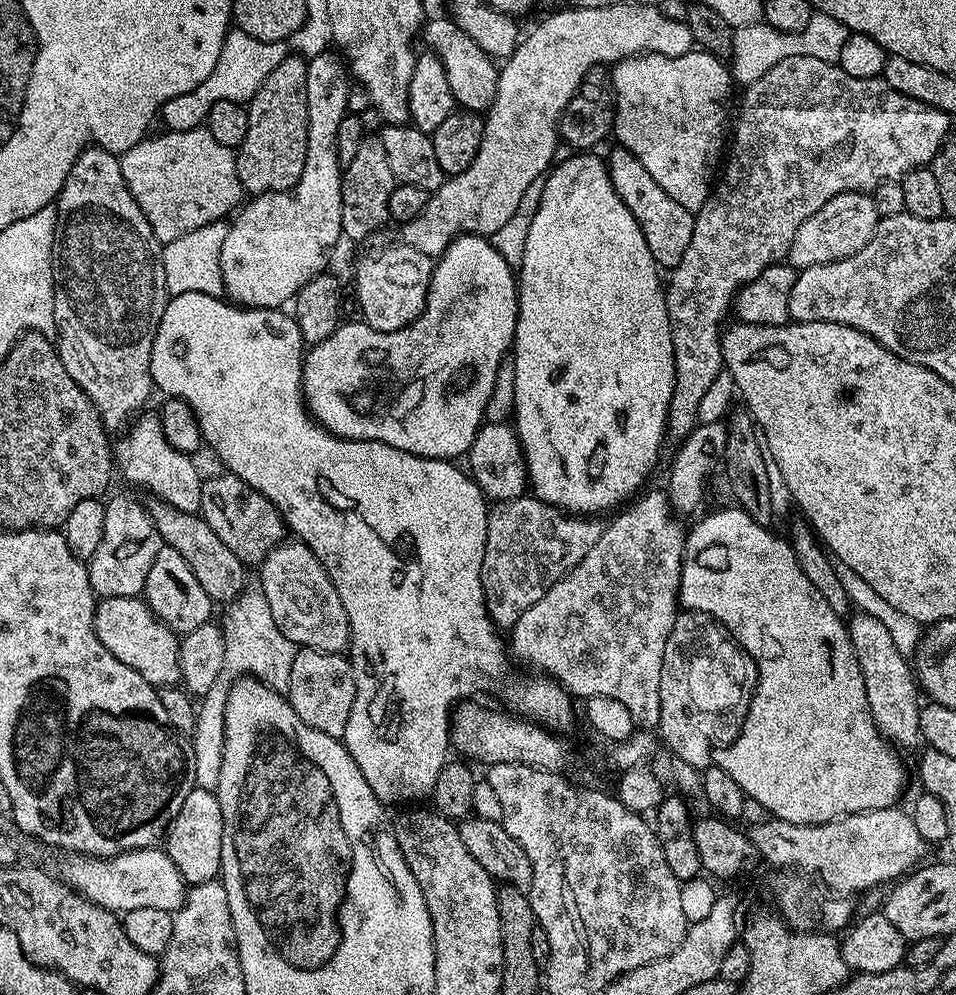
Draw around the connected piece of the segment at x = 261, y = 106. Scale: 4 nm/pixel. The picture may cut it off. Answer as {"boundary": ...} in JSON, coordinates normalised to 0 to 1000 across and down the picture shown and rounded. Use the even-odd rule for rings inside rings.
{"boundary":[[[302,54],[295,63],[287,66],[282,74],[270,86],[264,99],[258,102],[262,128],[257,130],[257,139],[253,147],[246,150],[247,170],[252,187],[256,194],[273,197],[279,193],[298,193],[312,183],[316,175],[316,167],[320,167],[320,147],[322,146],[322,116],[320,115],[320,70],[322,60],[313,54]]]}

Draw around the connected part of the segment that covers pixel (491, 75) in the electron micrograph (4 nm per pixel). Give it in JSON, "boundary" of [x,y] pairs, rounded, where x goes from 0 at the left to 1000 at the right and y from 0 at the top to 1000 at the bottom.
{"boundary":[[[462,14],[457,20],[451,20],[442,25],[441,40],[448,43],[447,51],[461,60],[476,104],[491,113],[509,114],[517,103],[517,94],[521,92],[523,68],[520,61],[510,56],[504,47],[500,46],[485,30],[480,29],[468,15]]]}

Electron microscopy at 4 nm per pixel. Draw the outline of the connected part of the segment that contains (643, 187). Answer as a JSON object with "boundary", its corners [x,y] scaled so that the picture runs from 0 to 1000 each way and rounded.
{"boundary":[[[647,147],[641,148],[641,153],[634,157],[638,183],[642,191],[646,191],[646,199],[655,203],[655,211],[667,219],[667,227],[672,227],[672,235],[676,238],[676,247],[680,247],[680,255],[684,255],[687,266],[691,270],[702,271],[713,263],[713,255],[722,248],[722,239],[726,239],[726,223],[728,218],[718,207],[712,207],[680,179],[676,167],[659,155],[659,151]]]}

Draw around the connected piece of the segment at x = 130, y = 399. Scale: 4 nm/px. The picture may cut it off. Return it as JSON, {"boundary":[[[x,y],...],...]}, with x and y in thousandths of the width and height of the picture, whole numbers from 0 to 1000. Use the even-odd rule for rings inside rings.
{"boundary":[[[93,147],[85,153],[84,158],[77,163],[77,167],[73,167],[73,175],[69,175],[69,183],[65,187],[63,196],[56,202],[56,208],[60,213],[60,231],[55,243],[55,277],[59,285],[56,287],[56,324],[59,325],[59,338],[62,339],[63,363],[65,368],[69,368],[69,376],[73,376],[73,380],[77,380],[77,384],[82,384],[82,388],[86,388],[86,392],[94,400],[94,404],[98,404],[110,430],[114,435],[121,436],[124,430],[130,432],[135,429],[136,423],[147,413],[145,410],[158,400],[159,394],[161,395],[159,373],[157,372],[159,349],[163,333],[169,324],[169,316],[178,301],[174,287],[174,275],[169,271],[169,246],[161,235],[161,231],[157,231],[157,223],[153,223],[149,209],[144,207],[144,203],[140,203],[140,195],[136,195],[136,191],[132,187],[132,179],[128,179],[126,157],[120,153],[112,153],[110,149]]]}

